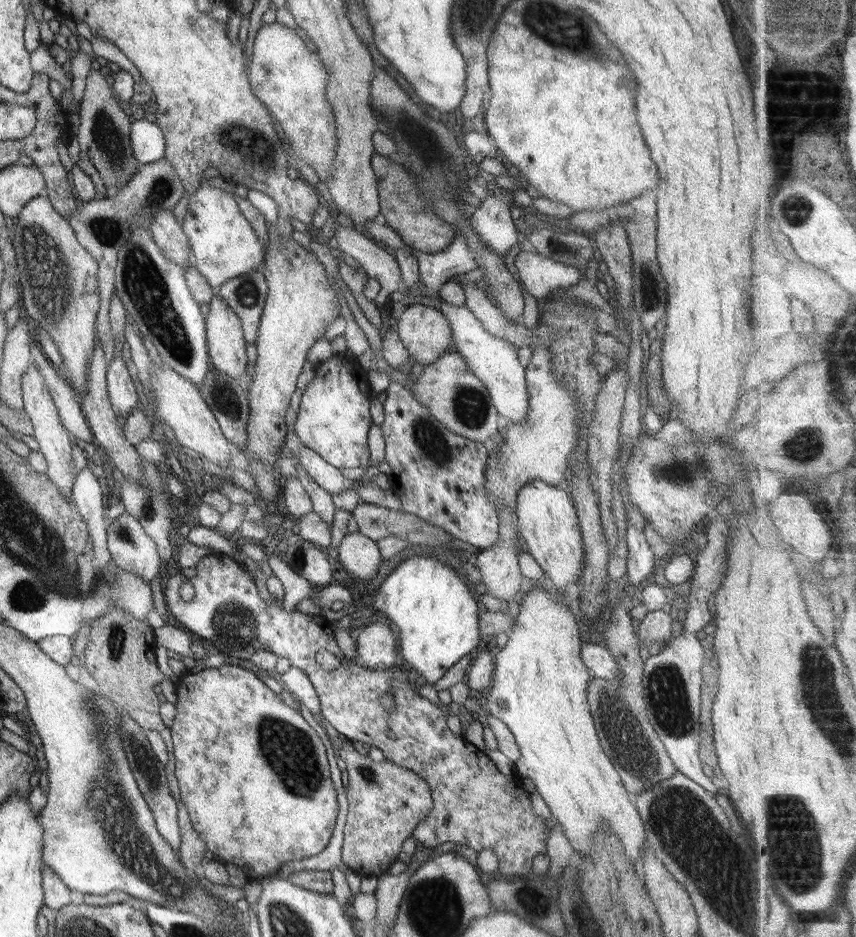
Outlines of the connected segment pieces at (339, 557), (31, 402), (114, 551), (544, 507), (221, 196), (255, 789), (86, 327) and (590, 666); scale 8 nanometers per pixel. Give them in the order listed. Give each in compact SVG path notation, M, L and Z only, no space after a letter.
M359 532L347 533L342 538L334 560L351 577L363 581L373 579L383 561L376 543Z
M31 362L20 376L20 389L22 394L22 409L30 418L33 428L33 438L39 444L38 451L42 454L47 466L45 476L59 488L63 498L67 498L71 504L71 486L75 475L71 473L71 442L68 430L61 425L56 406L51 398L44 378L39 374L36 366Z
M123 512L106 526L106 547L110 562L124 572L149 582L160 572L156 544L132 516Z
M532 480L517 492L515 510L519 540L541 567L548 585L562 592L568 584L576 584L582 574L583 541L575 507L565 490L549 486L541 480Z
M202 180L200 187L188 195L187 202L181 231L190 244L191 266L211 288L219 288L229 279L257 270L261 260L264 260L263 243L239 211L231 193L210 187Z
M229 662L223 663L218 668L205 668L195 674L187 672L179 676L173 685L176 692L175 715L169 730L175 748L173 754L175 754L175 776L179 784L179 798L189 814L191 828L199 834L206 849L210 850L221 863L235 864L248 879L260 879L270 873L276 873L277 868L287 861L319 854L327 846L332 835L338 815L338 802L329 777L329 765L327 765L323 742L300 716L300 712L286 706L279 695L266 687L251 671L230 665Z
M41 193L28 200L14 220L10 236L14 250L16 269L18 270L18 288L20 300L18 306L23 306L25 314L31 316L34 327L41 328L57 347L63 366L68 372L67 381L72 390L80 398L86 392L86 372L88 362L94 351L94 331L96 316L100 305L98 280L96 272L98 264L93 257L78 243L73 230L67 221L52 207L48 197Z
M584 638L579 654L591 677L607 680L620 677L616 662L613 662L609 651L599 641L589 641Z

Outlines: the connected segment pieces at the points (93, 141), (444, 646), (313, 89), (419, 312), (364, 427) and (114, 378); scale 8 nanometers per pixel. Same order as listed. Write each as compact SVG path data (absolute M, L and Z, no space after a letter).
M90 70L85 78L85 90L79 106L79 126L74 135L80 154L84 154L101 177L104 188L119 189L138 171L139 163L130 147L130 122L118 102L111 98L106 82L107 73Z
M414 556L403 560L382 585L373 601L373 608L387 614L399 628L399 652L402 660L414 668L430 685L439 680L445 671L460 658L469 654L479 642L477 602L469 591L469 584L453 572L449 566L433 558Z
M276 23L261 24L253 39L251 60L247 65L248 84L255 99L262 102L279 122L291 152L325 183L334 171L336 124L325 98L328 72L319 55L307 49L294 30Z
M409 304L393 323L401 344L419 364L434 363L452 344L450 324L434 307Z
M354 356L330 357L317 365L314 377L300 396L293 422L293 435L330 466L362 468L370 466L367 432L372 425L368 413L370 388L366 387L366 370Z
M121 356L112 359L106 368L106 389L115 416L127 417L128 412L135 405L137 395Z

